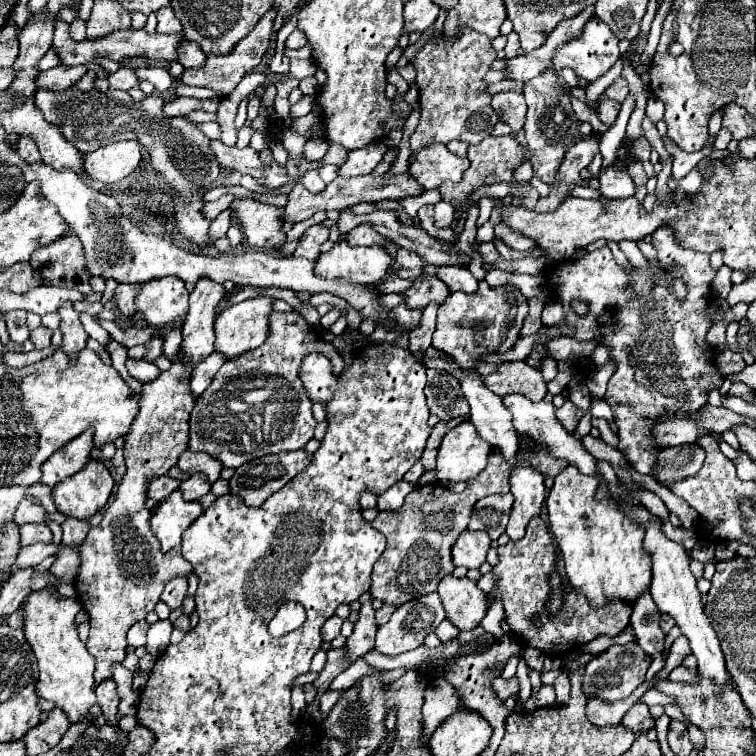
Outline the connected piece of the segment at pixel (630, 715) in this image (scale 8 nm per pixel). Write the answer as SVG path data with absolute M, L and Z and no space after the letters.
M637 702L623 718L621 722L623 726L627 726L629 730L633 730L635 734L641 734L641 732L647 732L649 728L655 728L655 718L651 718L649 714L649 708L643 704L643 702Z

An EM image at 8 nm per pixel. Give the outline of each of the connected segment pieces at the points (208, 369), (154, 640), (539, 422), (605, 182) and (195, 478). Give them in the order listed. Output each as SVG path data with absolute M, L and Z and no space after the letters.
M211 352L207 358L203 358L197 366L195 366L195 370L193 370L193 374L191 374L191 380L189 380L189 390L191 390L191 394L193 394L193 398L199 398L203 392L205 392L205 388L211 384L211 380L213 380L213 376L217 374L217 370L221 368L225 364L225 356L221 356L221 352Z
M159 620L159 622L151 624L151 628L147 632L147 652L153 656L159 656L163 652L163 648L169 644L171 630L173 630L173 624L169 620Z
M507 394L501 398L507 404L507 410L513 414L513 428L519 436L527 436L533 440L543 440L549 446L549 452L557 458L565 458L569 464L575 464L583 474L597 474L597 466L595 466L595 458L583 448L583 444L579 440L575 440L571 434L565 432L565 428L557 422L555 418L555 406L551 402L531 402L521 394Z
M607 166L599 174L599 192L605 198L629 198L635 194L635 184L627 170Z
M191 474L183 484L181 484L181 492L185 500L199 500L201 496L205 496L211 490L209 480L203 474Z

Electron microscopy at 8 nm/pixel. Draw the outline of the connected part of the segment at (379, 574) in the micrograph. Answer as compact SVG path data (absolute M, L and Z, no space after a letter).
M491 450L489 466L485 466L481 474L471 478L461 494L453 494L439 482L431 482L407 494L401 510L379 512L371 526L387 538L387 548L373 568L371 596L385 604L401 606L421 594L425 596L435 592L437 584L455 570L451 548L457 542L459 534L467 530L475 502L489 494L507 494L509 476L515 464L515 458L505 460L499 450Z

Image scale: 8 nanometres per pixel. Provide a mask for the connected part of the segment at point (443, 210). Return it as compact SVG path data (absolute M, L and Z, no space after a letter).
M440 201L434 205L434 223L438 228L450 227L454 221L455 209L451 204Z

